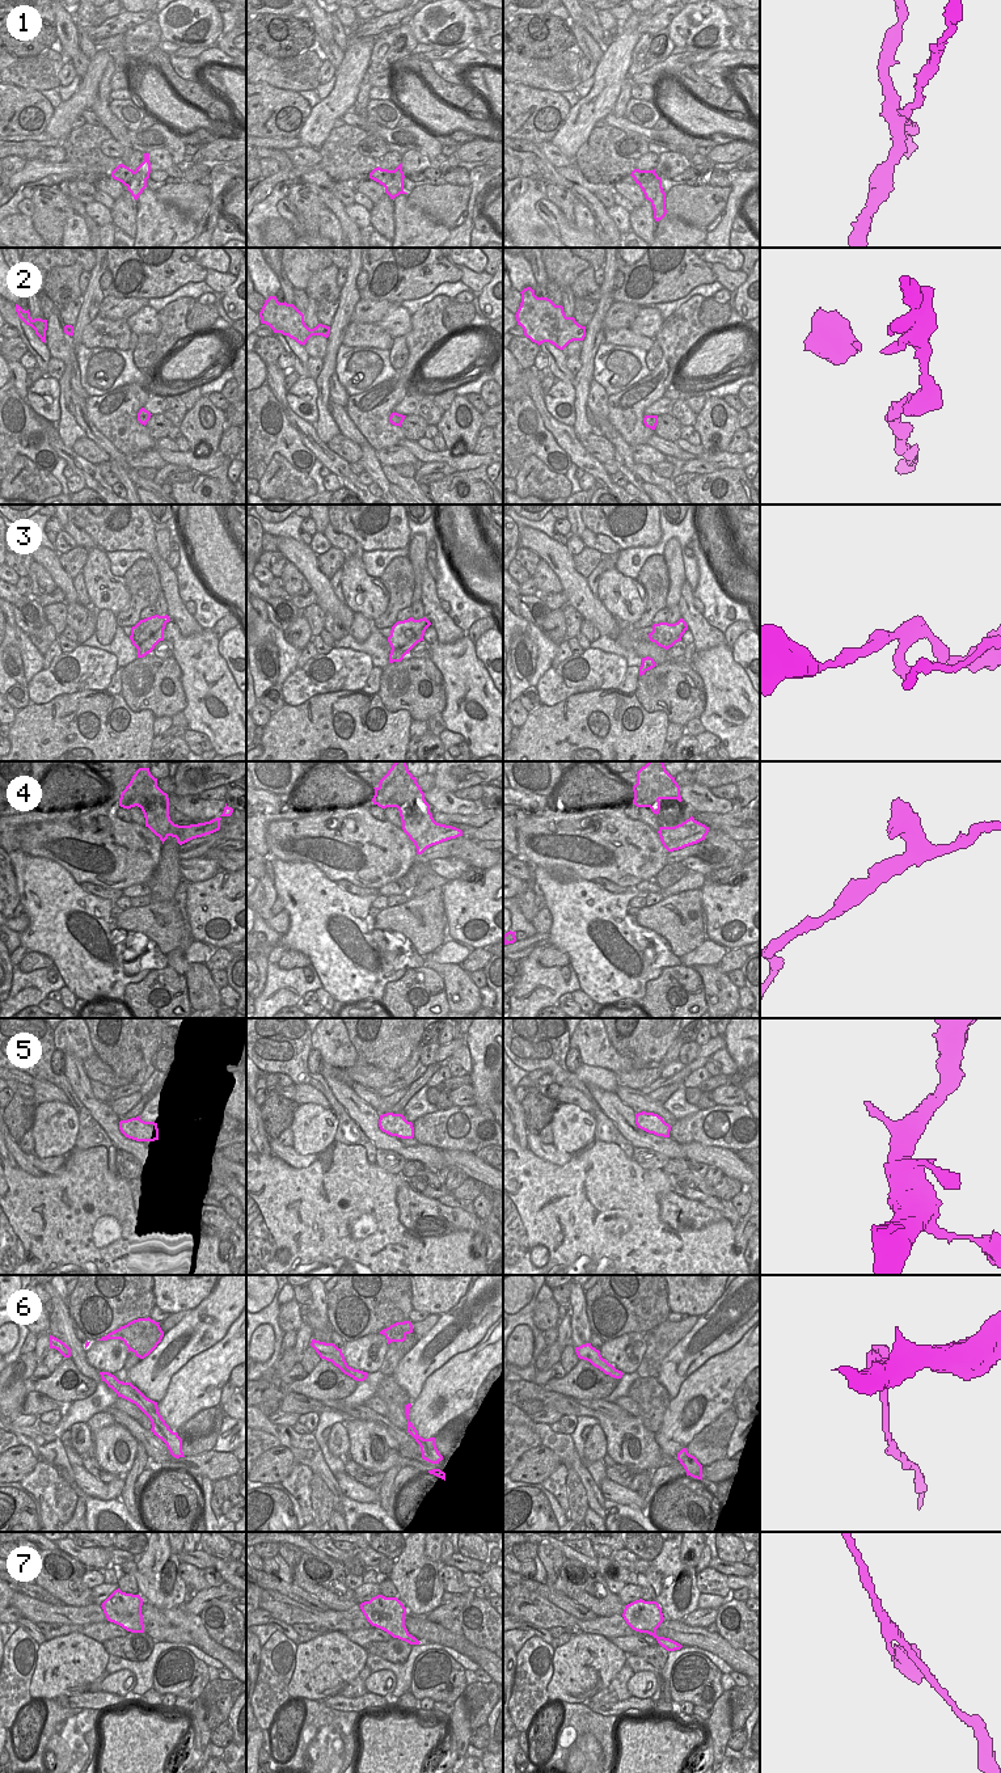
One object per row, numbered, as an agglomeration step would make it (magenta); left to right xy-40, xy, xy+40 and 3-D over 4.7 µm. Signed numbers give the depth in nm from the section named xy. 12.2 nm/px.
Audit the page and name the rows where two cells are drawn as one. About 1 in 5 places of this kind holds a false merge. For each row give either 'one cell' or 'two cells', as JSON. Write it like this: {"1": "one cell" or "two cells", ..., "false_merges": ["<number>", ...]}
{"1": "two cells", "2": "one cell", "3": "one cell", "4": "one cell", "5": "one cell", "6": "two cells", "7": "one cell", "false_merges": ["1", "6"]}

